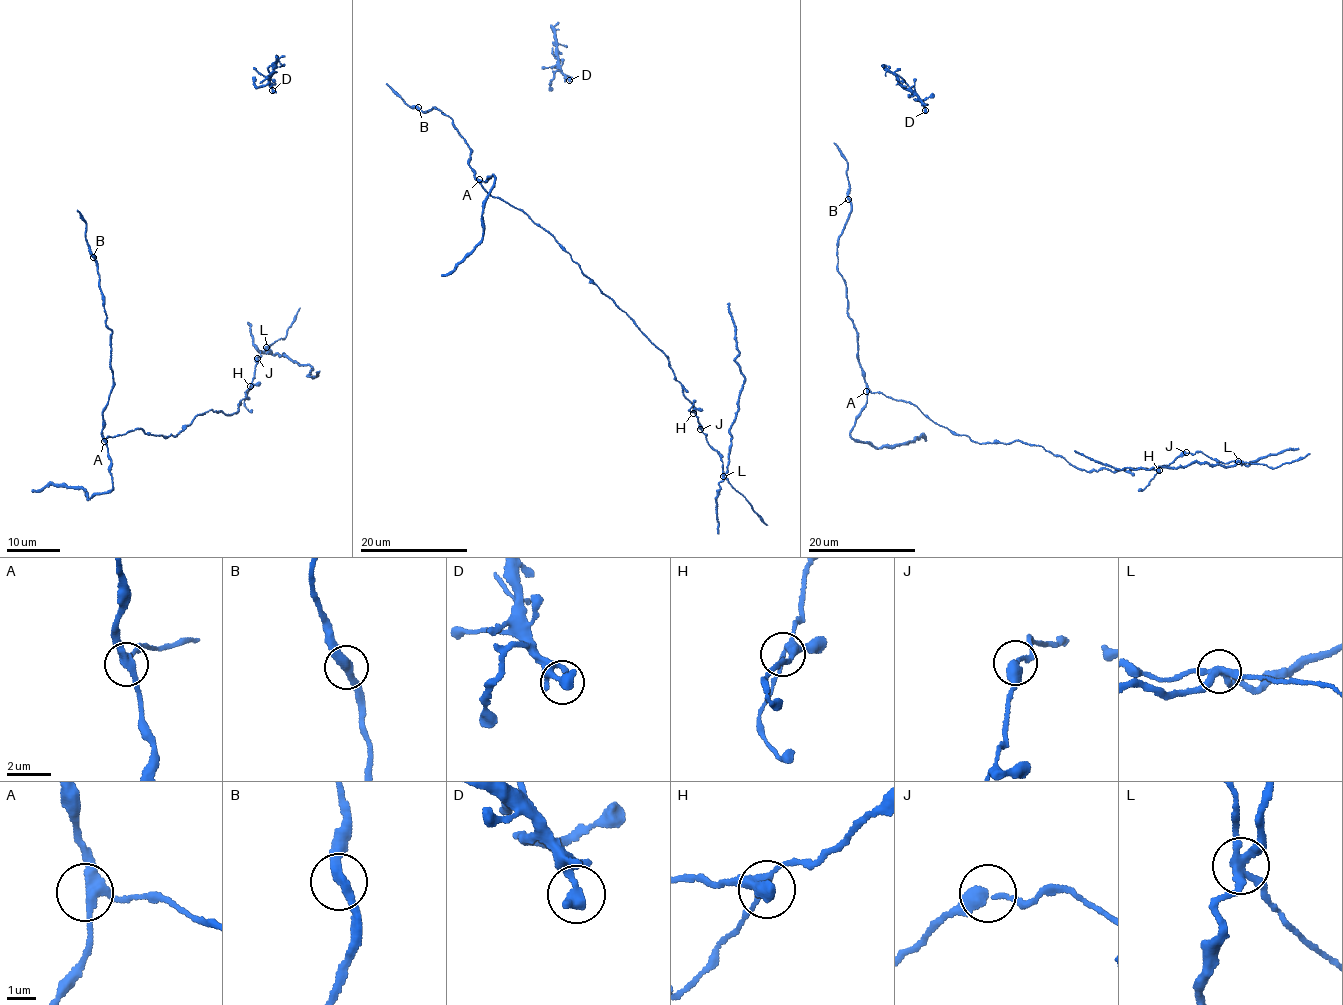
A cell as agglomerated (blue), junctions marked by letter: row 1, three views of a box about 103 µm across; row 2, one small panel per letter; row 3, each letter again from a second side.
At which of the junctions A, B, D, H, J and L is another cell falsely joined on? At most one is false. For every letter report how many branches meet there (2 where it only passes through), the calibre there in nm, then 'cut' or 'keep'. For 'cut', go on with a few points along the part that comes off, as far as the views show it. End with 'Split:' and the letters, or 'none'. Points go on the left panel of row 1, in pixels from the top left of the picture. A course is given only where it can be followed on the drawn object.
A: branches 3; calibre 320 nm; keep
B: branches 2; calibre 360 nm; keep
D: branches 2; calibre 360 nm; keep
H: branches 4; calibre 260 nm; keep
J: branches 2; calibre 360 nm; keep
L: branches 4; calibre 320 nm; cut; course (266, 347), (279, 356), (283, 353), (301, 366), (308, 365), (313, 370), (308, 376), (316, 378), (317, 371)
Split: L

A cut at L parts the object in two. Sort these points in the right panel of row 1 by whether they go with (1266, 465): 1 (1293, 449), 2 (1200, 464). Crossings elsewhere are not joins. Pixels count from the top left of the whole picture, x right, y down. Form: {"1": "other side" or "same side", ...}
{"1": "other side", "2": "other side"}

